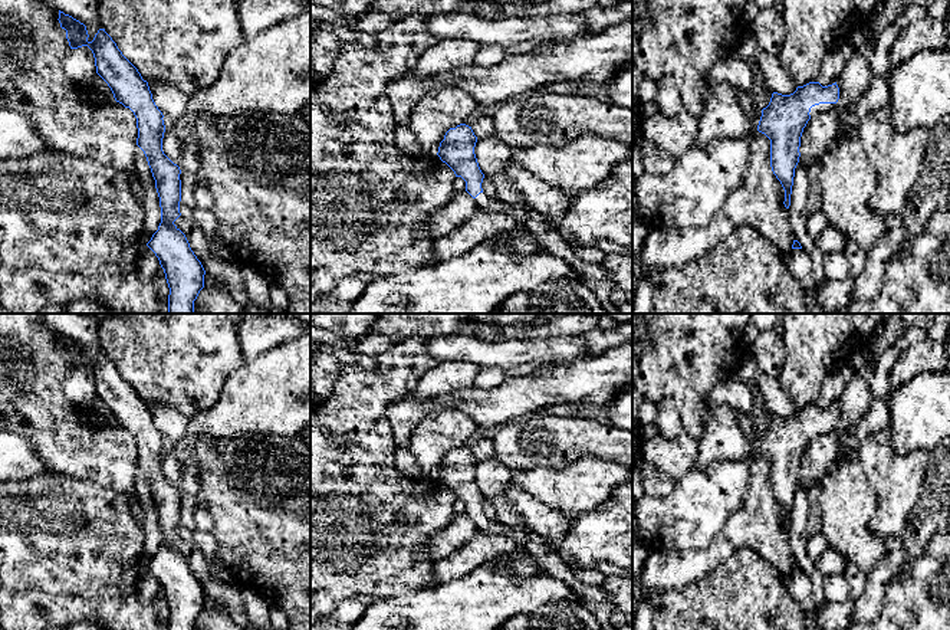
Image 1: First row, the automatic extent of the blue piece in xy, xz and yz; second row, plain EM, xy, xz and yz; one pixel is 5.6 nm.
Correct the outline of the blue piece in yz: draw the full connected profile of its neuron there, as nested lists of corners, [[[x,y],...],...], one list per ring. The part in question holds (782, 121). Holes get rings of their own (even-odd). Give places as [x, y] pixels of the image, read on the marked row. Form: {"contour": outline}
{"contour": [[[809,82],[790,95],[773,92],[769,105],[762,109],[757,131],[770,140],[770,167],[785,190],[786,209],[790,206],[803,128],[811,118],[832,111],[838,99],[836,82],[828,86]]]}

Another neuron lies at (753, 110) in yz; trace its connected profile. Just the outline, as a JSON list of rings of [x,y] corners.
[[[736,88],[737,99],[742,104],[746,115],[750,121],[750,137],[757,132],[757,125],[762,117],[762,105],[756,101],[755,93],[752,91],[743,91]]]

